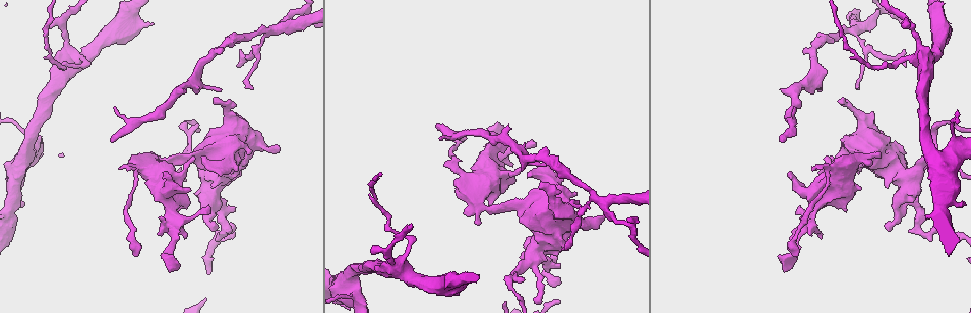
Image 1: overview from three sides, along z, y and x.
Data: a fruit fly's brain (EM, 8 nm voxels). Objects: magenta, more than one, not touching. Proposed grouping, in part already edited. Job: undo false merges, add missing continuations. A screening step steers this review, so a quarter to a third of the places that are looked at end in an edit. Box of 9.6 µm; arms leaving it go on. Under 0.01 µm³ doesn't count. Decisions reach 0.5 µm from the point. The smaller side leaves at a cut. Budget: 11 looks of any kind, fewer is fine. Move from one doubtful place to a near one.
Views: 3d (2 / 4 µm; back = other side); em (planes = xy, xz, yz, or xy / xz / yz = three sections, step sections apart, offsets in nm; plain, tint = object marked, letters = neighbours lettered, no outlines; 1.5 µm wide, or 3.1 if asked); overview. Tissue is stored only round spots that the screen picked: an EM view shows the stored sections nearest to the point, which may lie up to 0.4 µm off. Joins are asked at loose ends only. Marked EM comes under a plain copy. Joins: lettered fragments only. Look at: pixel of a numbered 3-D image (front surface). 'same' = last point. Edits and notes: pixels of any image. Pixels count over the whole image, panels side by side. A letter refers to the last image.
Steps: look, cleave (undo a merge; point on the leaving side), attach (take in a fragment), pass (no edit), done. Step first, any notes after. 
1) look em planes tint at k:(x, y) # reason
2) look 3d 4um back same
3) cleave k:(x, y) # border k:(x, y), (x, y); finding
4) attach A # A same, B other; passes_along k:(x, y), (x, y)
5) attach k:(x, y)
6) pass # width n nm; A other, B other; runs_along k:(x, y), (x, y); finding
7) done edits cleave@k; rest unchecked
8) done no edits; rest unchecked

look 3d 4um at 1:(151, 25) # branch stops here

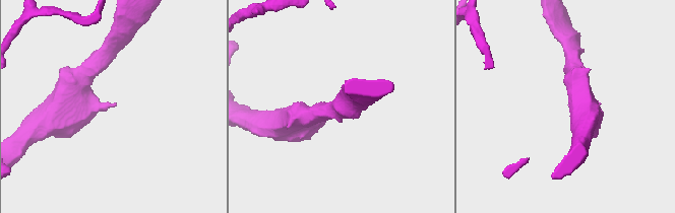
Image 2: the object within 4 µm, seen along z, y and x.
look em planes tint at 2:(115, 103) # shape alone is not enough

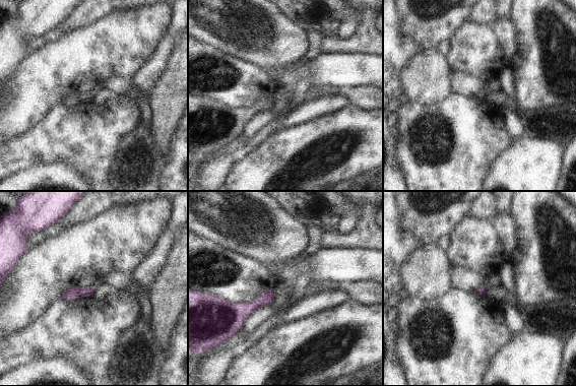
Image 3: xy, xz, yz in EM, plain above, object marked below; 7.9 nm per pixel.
look em planes letters same # what lies round it

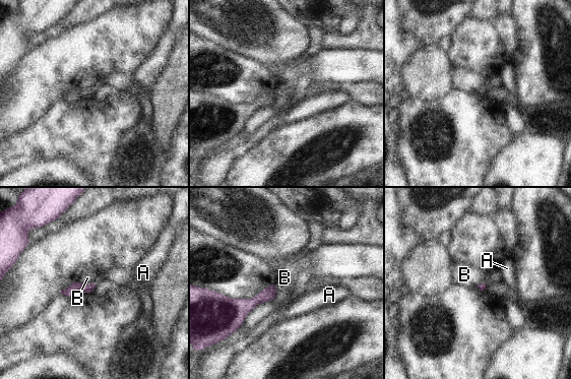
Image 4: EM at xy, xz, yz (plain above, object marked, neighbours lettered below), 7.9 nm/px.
pass # A other, B other; border 4:(77, 280), (82, 283), (94, 283); none of them fits

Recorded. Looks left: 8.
look em xy step 8 tint at 1:(437, 130) # free end

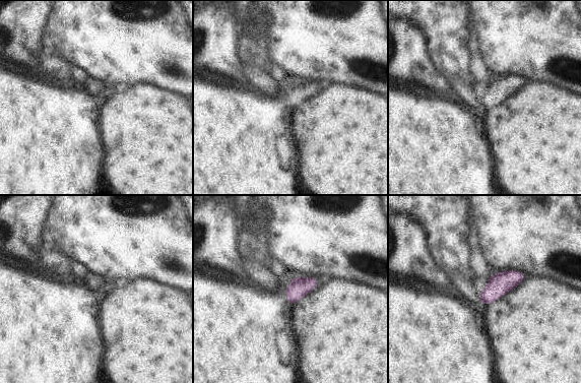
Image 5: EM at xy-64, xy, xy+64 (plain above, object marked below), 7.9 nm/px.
look em planes letters same # another direction

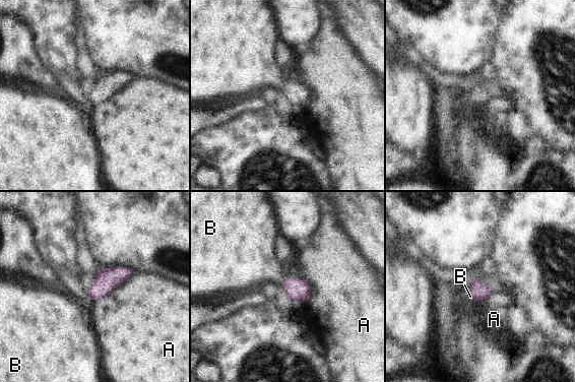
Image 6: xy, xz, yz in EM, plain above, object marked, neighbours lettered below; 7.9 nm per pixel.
attach B # width 160 nm; longest_contact A 420 nm; A other, B same; the neuron continues

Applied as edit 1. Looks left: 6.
look overview # redraw

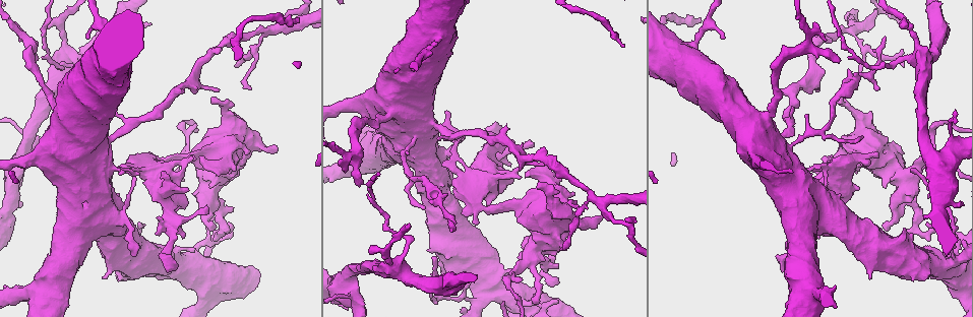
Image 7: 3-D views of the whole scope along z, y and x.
look 3d 4um at 7:(361, 95) # closes a loop

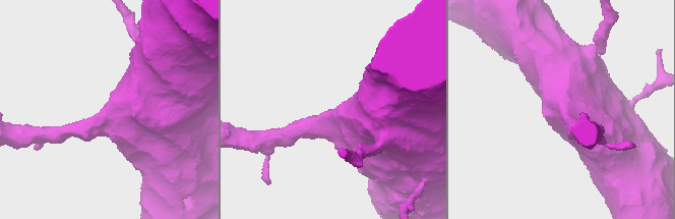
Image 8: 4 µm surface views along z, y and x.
look em xz step 4 letters at 8:(336, 108) # need the tissue

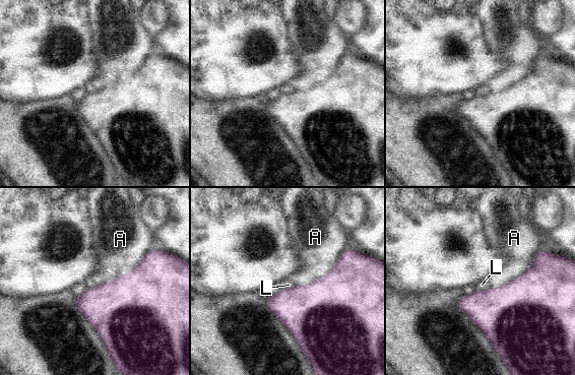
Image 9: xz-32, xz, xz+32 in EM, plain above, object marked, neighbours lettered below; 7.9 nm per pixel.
pass # A other, L other; border 9:(344, 249), (332, 266); continuous, no second neuron

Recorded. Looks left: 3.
look 3d 4um back at 7:(133, 255) # tapers out

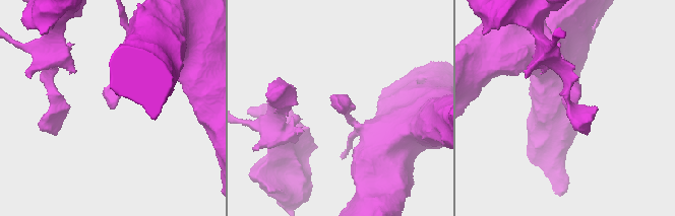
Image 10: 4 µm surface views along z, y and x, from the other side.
look em planes letters at 10:(113, 107)

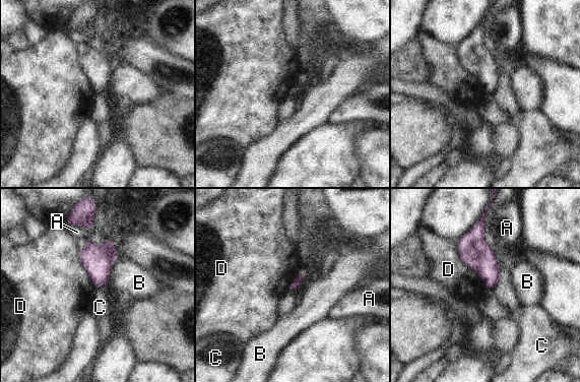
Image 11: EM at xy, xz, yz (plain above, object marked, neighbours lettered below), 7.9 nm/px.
pass # A other, B other, C other, D other; no lettered fragment goes on from it

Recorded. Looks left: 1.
done edits attach@6; rest unchecked

